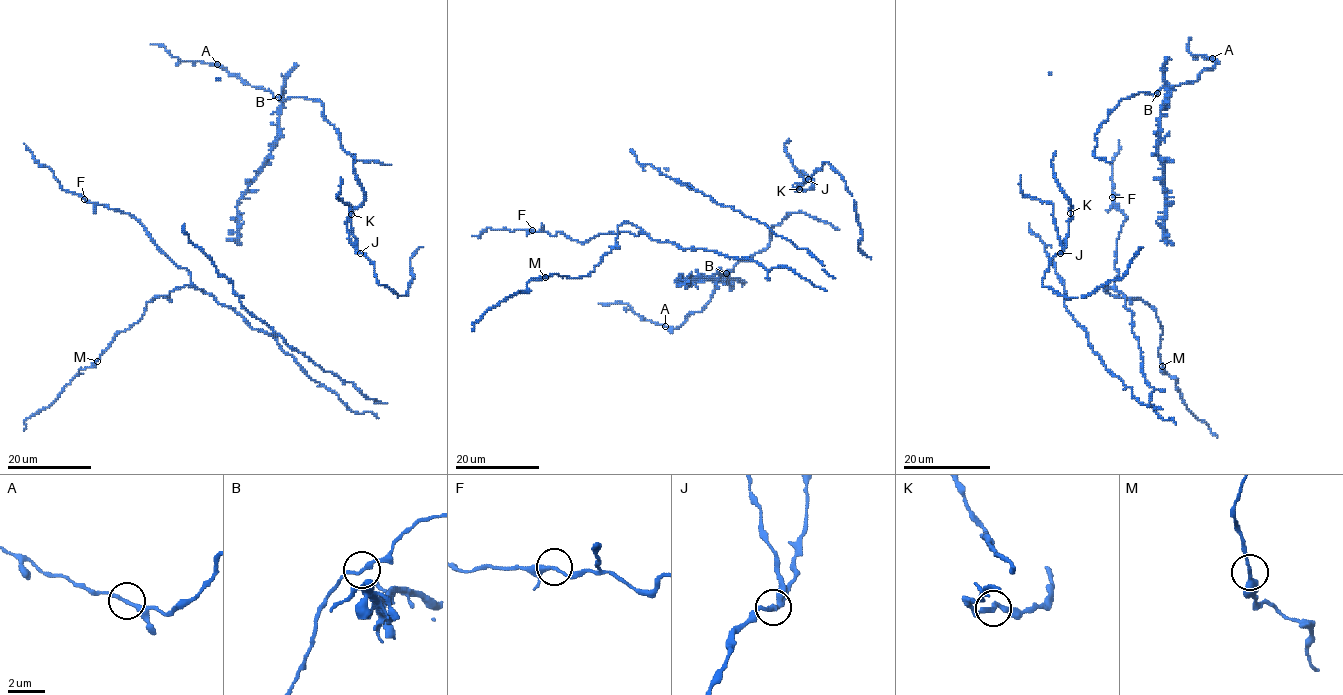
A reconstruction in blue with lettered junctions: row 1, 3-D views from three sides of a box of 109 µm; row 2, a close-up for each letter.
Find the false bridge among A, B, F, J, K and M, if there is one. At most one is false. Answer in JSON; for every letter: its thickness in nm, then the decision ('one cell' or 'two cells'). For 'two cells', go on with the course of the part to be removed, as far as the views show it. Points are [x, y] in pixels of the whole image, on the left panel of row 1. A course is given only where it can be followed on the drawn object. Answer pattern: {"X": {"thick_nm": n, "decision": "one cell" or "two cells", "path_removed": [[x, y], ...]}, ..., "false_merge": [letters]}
{"A": {"thick_nm": 220, "decision": "one cell"}, "B": {"thick_nm": 200, "decision": "one cell"}, "F": {"thick_nm": 220, "decision": "one cell"}, "J": {"thick_nm": 220, "decision": "one cell"}, "K": {"thick_nm": 200, "decision": "one cell"}, "M": {"thick_nm": 240, "decision": "one cell"}, "false_merge": []}

